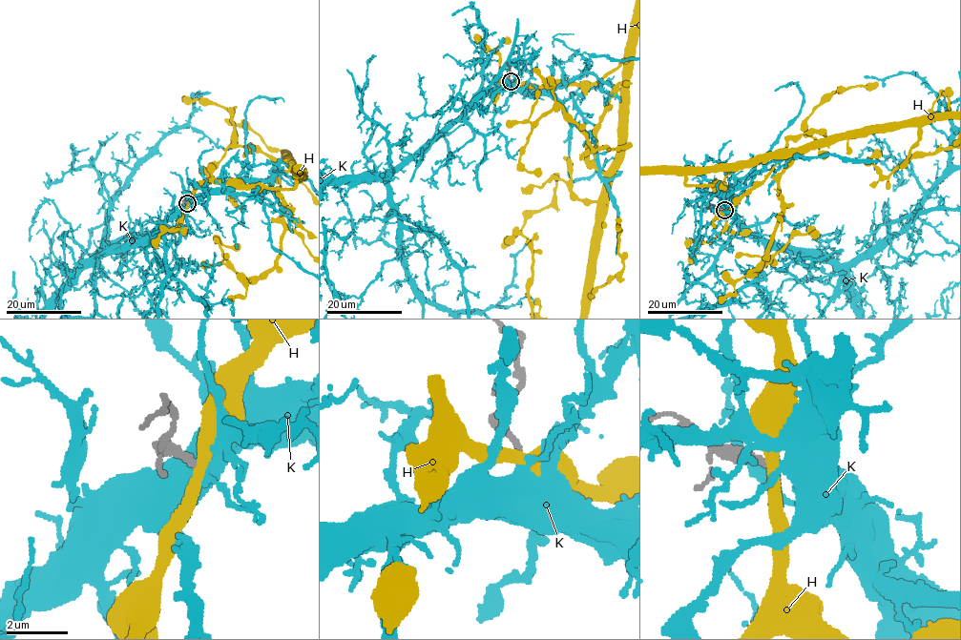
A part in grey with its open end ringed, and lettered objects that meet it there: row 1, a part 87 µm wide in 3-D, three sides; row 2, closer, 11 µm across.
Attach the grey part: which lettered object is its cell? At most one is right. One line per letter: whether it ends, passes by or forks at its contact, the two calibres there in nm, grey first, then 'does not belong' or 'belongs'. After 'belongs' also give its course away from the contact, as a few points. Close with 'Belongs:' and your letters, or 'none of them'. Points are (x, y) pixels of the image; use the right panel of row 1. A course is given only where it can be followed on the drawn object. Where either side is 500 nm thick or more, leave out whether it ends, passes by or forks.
H: it passes by | 200/420 nm | does not belong
K: it passes by | 190/400 nm | belongs
Belongs: K

